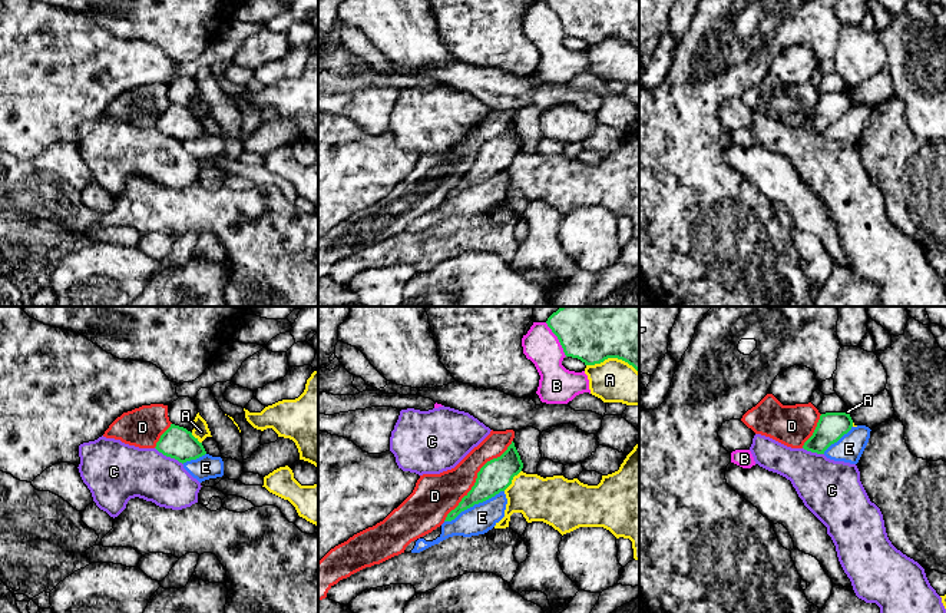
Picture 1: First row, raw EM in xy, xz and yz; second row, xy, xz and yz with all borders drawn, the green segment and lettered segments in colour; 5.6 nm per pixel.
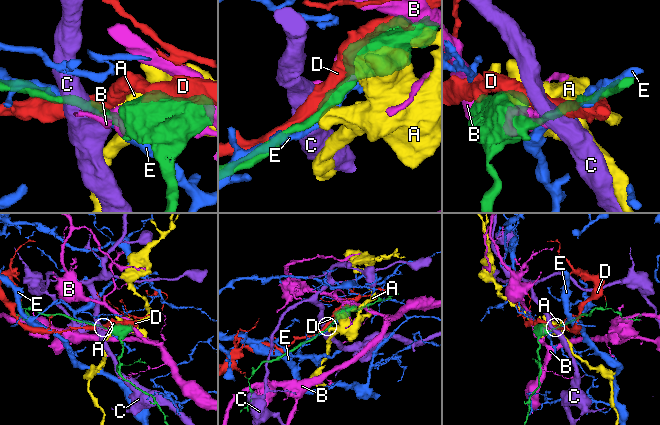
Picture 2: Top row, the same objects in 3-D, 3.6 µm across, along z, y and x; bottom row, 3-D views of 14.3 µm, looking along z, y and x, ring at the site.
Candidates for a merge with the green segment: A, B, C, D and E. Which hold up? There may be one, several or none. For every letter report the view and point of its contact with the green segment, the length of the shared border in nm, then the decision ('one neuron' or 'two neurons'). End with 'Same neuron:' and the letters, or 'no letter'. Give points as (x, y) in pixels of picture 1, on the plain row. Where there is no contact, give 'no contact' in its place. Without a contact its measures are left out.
A: meets green in xz at (612, 36); contact 300 nm long; two neurons
B: meets green in xz at (558, 17); contact 220 nm long; two neurons
C: meets green in xy at (169, 135); contact 190 nm long; two neurons
D: meets green in xz at (478, 156); contact 600 nm long; two neurons
E: meets green in xz at (473, 184); contact 380 nm long; two neurons
Same neuron: no letter

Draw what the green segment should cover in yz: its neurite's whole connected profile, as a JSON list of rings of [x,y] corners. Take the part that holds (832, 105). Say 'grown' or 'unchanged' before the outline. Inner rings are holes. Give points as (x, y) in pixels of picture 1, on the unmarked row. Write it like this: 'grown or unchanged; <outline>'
unchanged; [[[847,92],[821,93],[813,115],[804,122],[803,127],[824,133],[824,130],[847,113],[851,106],[853,99]]]

